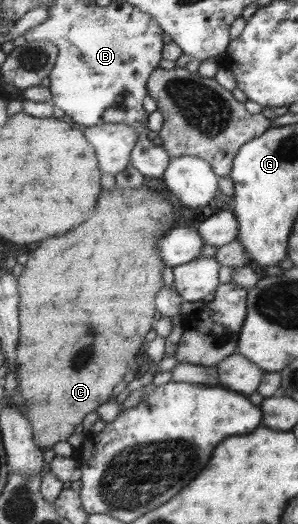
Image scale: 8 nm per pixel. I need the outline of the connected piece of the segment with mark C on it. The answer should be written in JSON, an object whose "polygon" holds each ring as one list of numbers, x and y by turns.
{"polygon":[[143,186,139,189,115,187,112,193,106,191,104,197,100,197,96,213,84,221,84,225,72,229,68,235,50,237,44,243,40,241,30,255,24,273,17,279,22,327,16,349,16,373,18,389,26,401,26,419,41,450,68,441,84,417,108,401,114,387,128,373,128,365,136,363,142,341,158,317,155,300,164,289,162,269,168,263,160,249,156,249,156,241,168,235,172,223,174,207,160,193]]}

